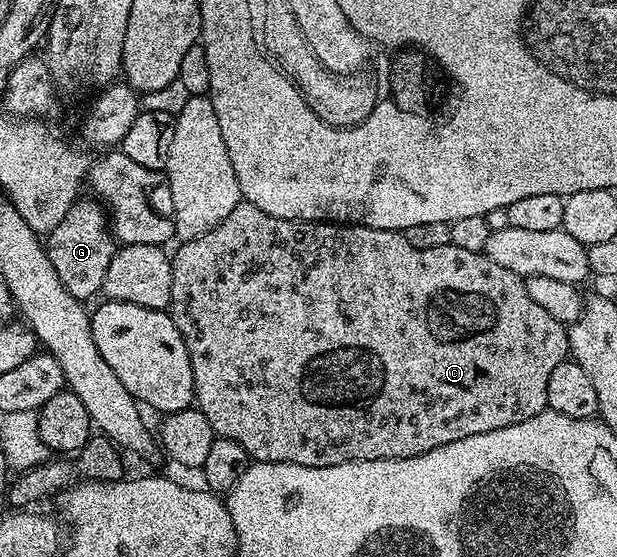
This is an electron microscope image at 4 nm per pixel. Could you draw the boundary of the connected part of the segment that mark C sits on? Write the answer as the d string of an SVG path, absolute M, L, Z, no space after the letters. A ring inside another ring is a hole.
M241 201L210 232L197 238L190 238L179 243L176 254L171 255L172 260L172 304L170 313L178 332L182 332L182 340L186 344L186 352L190 352L190 368L194 368L194 388L196 389L195 405L210 420L213 435L226 440L234 440L234 444L242 444L246 448L252 462L289 462L299 466L313 466L326 468L347 462L365 462L366 460L386 460L387 458L413 458L422 456L422 452L430 452L434 448L442 448L446 444L454 444L454 440L466 440L466 436L478 436L482 432L494 432L498 428L510 428L510 424L518 424L522 420L530 420L538 416L547 407L546 384L550 380L550 372L558 368L569 357L568 332L565 323L554 320L546 308L541 308L526 292L526 284L520 275L510 272L510 268L502 268L494 264L485 254L466 251L456 246L443 246L442 248L414 248L410 240L399 230L379 230L359 224L337 224L334 222L295 222L278 216L270 216L270 212L262 212L254 204Z

